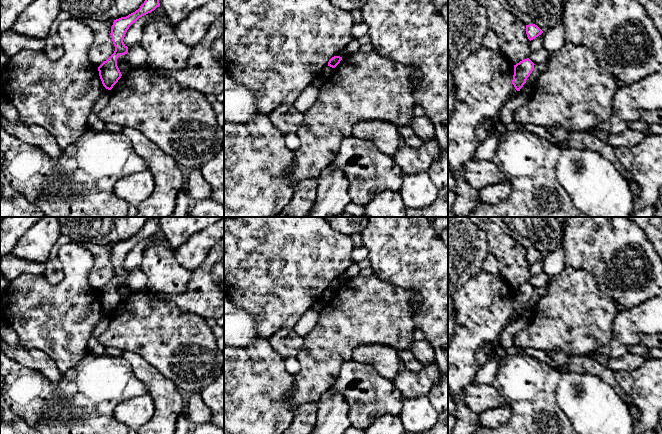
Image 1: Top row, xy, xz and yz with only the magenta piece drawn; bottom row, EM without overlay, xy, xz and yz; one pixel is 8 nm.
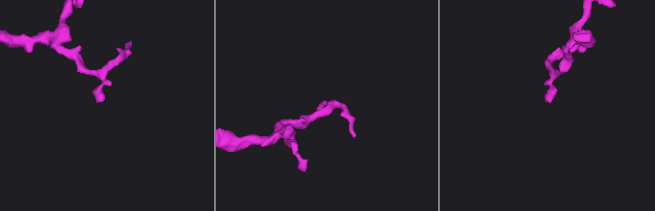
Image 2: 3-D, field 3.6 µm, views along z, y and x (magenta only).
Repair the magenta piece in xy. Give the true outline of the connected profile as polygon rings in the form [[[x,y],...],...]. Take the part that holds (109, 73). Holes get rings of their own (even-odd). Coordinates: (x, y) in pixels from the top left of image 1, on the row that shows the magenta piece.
[[[145,0],[135,12],[114,20],[110,35],[115,46],[115,51],[98,67],[100,79],[106,89],[111,90],[122,76],[117,66],[117,59],[120,55],[128,53],[128,47],[123,42],[127,30],[140,17],[151,13],[159,6],[159,0]]]

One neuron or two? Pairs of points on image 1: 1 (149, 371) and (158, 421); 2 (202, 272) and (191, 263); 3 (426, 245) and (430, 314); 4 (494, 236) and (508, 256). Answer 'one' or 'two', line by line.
1: one
2: two
3: one
4: one

